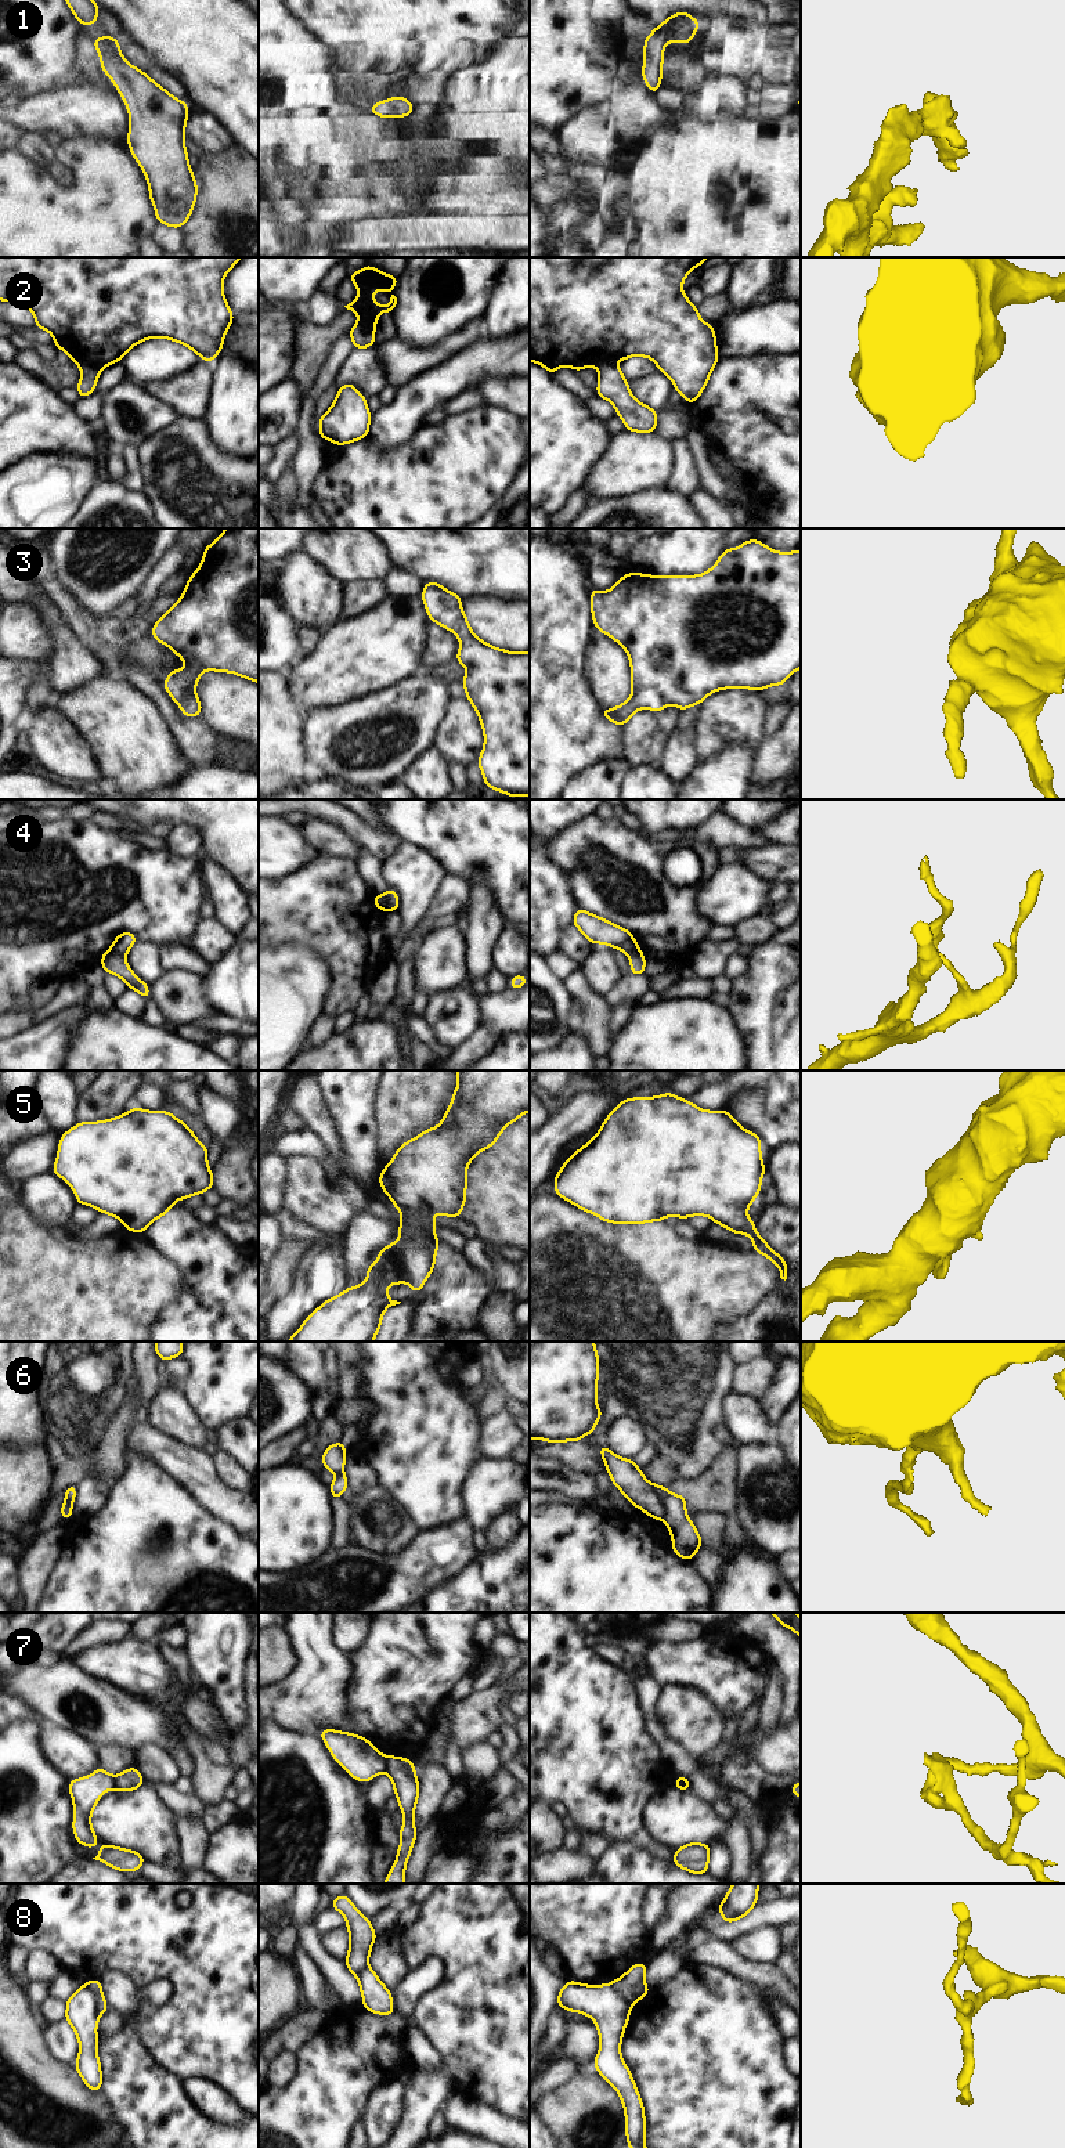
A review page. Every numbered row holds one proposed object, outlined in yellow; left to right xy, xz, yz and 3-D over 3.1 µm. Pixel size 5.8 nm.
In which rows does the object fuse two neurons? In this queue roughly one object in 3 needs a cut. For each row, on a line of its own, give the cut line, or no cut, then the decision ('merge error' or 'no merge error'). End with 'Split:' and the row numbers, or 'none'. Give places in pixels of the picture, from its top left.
1: cut none; no merge error
2: cut xz (354, 325), (363, 327), (374, 336); merge error
3: cut none; no merge error
4: cut xz (381, 895), (387, 910); merge error
5: cut none; no merge error
6: cut yz (649, 1483), (664, 1509), (664, 1517); merge error
7: cut xz (386, 1758), (382, 1771); merge error
8: cut xy (86, 1984), (94, 1993), (97, 2010), (101, 2014); merge error
Split: 2, 4, 6, 7, 8

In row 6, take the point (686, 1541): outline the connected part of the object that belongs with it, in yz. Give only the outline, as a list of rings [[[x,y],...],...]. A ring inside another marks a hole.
[[[650,1483],[650,1487],[665,1509],[664,1521],[672,1537],[674,1553],[682,1559],[693,1560],[693,1556],[701,1548],[701,1537],[686,1515],[686,1498],[654,1483]]]

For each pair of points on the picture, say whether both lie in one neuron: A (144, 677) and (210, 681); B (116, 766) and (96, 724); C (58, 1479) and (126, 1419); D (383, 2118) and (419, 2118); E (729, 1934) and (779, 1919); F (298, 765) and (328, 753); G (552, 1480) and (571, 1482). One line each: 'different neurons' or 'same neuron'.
A: different neurons
B: same neuron
C: same neuron
D: different neurons
E: same neuron
F: different neurons
G: same neuron

